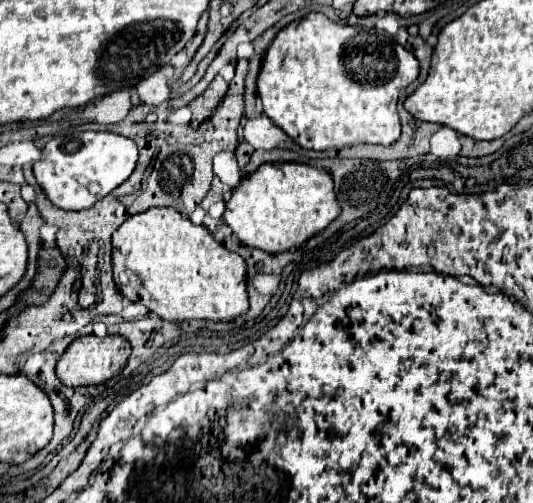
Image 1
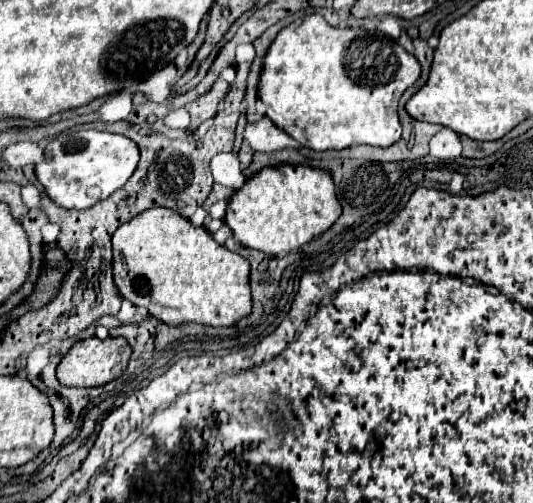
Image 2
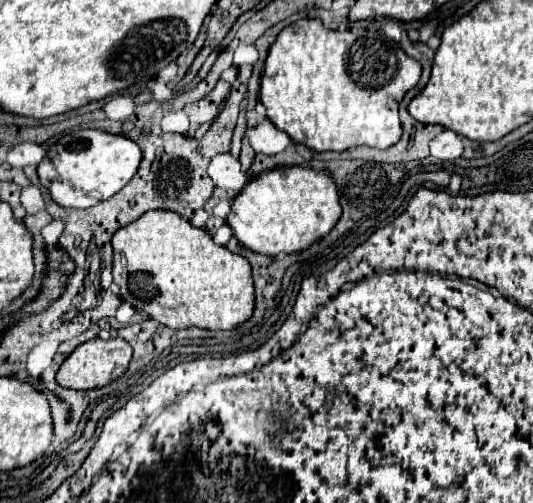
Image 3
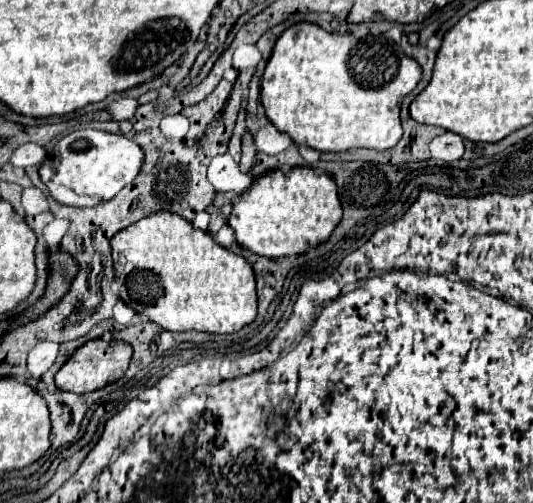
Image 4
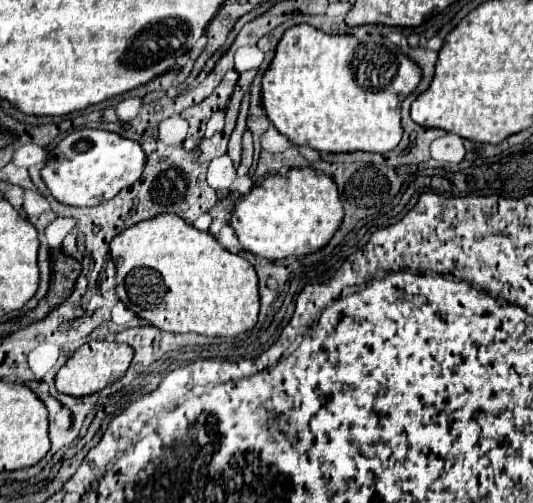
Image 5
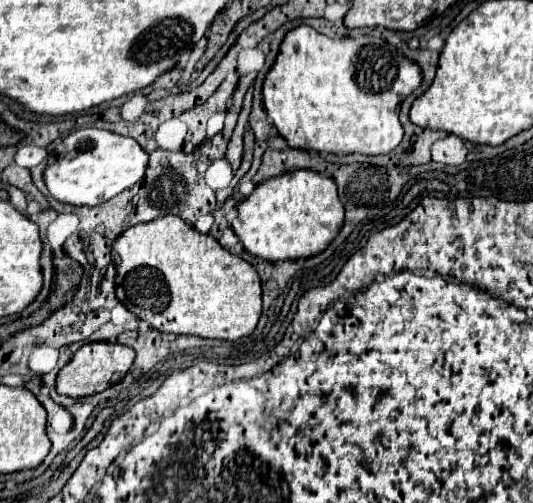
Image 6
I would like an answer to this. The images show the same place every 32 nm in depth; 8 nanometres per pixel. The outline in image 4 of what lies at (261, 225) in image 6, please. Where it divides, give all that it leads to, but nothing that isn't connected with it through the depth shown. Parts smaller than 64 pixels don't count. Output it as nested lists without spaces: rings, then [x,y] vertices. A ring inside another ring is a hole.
[[[310,166],[290,168],[286,172],[268,172],[254,180],[252,186],[234,202],[228,224],[242,248],[266,256],[282,258],[306,254],[310,248],[324,244],[342,220],[338,190],[328,174],[318,174]]]

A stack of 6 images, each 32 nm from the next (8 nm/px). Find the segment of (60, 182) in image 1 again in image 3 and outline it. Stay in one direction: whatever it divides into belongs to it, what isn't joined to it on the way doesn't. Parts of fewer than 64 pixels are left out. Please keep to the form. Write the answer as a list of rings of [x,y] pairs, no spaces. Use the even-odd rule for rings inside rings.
[[[78,130],[66,136],[60,136],[56,144],[48,148],[46,158],[38,164],[38,178],[42,186],[48,188],[54,202],[66,208],[90,208],[96,206],[100,200],[112,198],[116,192],[120,192],[138,172],[142,160],[142,152],[138,144],[122,134],[110,134],[102,130]]]

